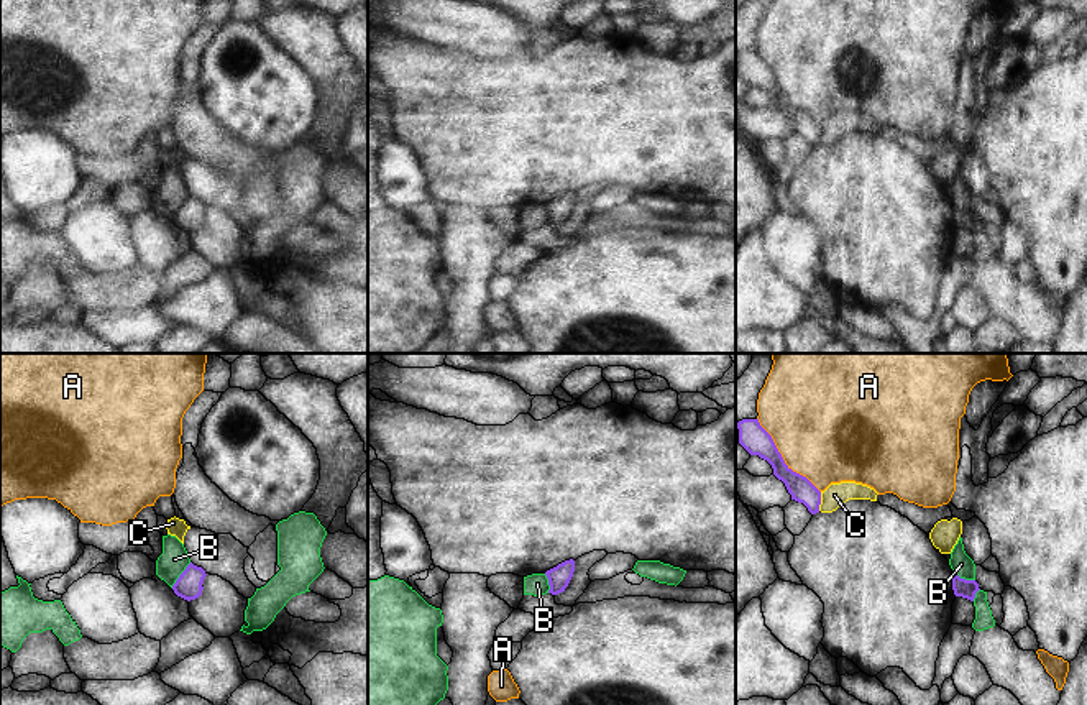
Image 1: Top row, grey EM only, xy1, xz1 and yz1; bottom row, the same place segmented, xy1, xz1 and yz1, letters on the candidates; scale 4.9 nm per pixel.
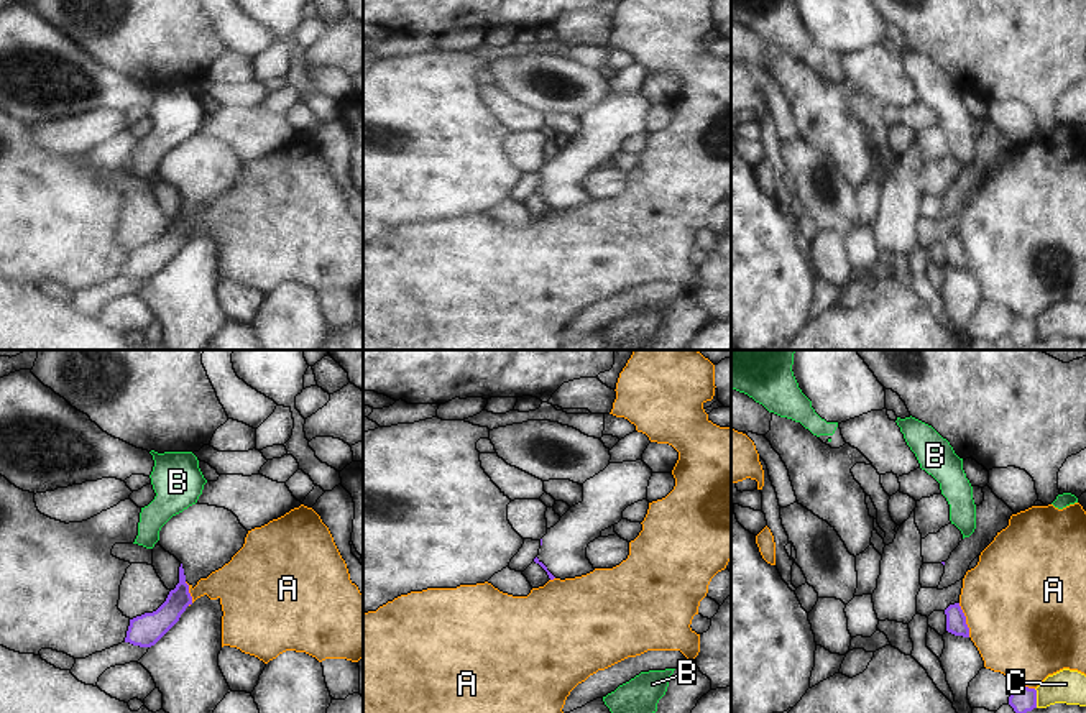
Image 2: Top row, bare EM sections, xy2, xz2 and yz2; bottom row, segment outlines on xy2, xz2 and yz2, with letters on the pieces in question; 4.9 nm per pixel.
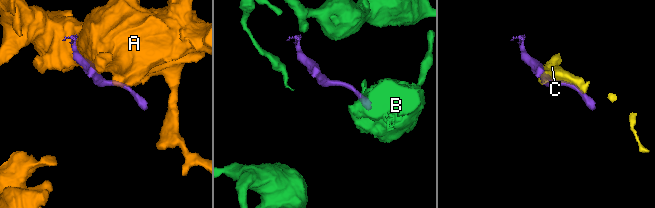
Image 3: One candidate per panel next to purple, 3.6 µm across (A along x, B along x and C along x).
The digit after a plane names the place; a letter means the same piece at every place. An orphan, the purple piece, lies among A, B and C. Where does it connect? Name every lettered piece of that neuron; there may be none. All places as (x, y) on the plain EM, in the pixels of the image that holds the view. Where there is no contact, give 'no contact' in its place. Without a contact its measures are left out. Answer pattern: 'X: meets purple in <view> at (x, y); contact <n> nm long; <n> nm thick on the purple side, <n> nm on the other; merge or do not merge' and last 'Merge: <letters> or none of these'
A: meets purple in yz1 at (782, 89); contact 480 nm long; 140 nm thick on the purple side, 500 nm on the other; do not merge
B: meets purple in xy1 at (179, 207); contact 160 nm long; 130 nm thick on the purple side, 140 nm on the other; do not merge
C: meets purple in yz1 at (820, 133); contact 100 nm long; 120 nm thick on the purple side, 110 nm on the other; do not merge
Merge: none of these

